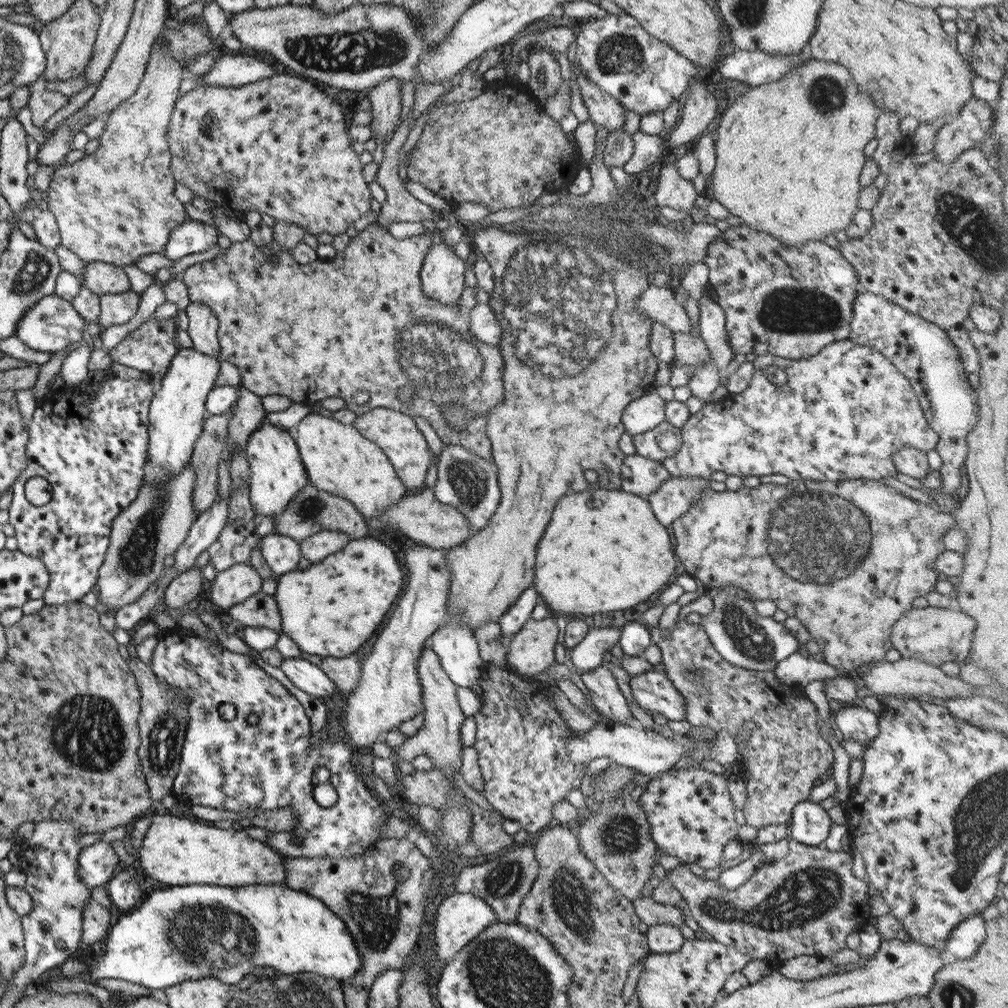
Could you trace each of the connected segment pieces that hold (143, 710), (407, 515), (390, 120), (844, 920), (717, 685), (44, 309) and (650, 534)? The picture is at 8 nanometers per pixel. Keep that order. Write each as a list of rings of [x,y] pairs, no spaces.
[[[127,657],[124,661],[134,675],[140,692],[139,712],[136,718],[140,743],[136,751],[140,757],[139,762],[150,799],[159,802],[167,792],[172,793],[172,782],[178,771],[180,750],[187,730],[188,698],[178,688],[170,688],[166,684],[156,682],[155,676],[148,673],[147,666],[137,657]]]
[[[433,486],[423,488],[416,494],[406,494],[397,503],[390,504],[383,510],[379,518],[366,520],[367,526],[375,530],[395,530],[397,534],[409,538],[413,543],[421,543],[434,549],[449,550],[454,546],[459,546],[466,542],[468,538],[474,536],[471,526],[467,524],[465,516],[459,514],[454,506],[439,503],[433,494]]]
[[[387,77],[372,87],[366,94],[371,104],[370,130],[373,131],[374,142],[379,143],[385,134],[392,132],[401,112],[399,88],[402,81],[395,77]]]
[[[788,840],[788,853],[776,861],[765,862],[747,882],[734,889],[723,889],[716,880],[705,880],[689,871],[685,863],[667,871],[666,879],[686,900],[689,913],[708,938],[736,949],[751,959],[774,963],[797,956],[821,956],[829,959],[831,953],[846,948],[845,938],[855,926],[869,918],[867,883],[851,873],[851,853],[827,850],[821,846],[805,846]]]
[[[700,593],[700,597],[698,597],[696,600],[693,600],[693,602],[687,604],[686,606],[681,606],[679,614],[675,619],[675,627],[673,627],[671,633],[659,632],[657,624],[656,626],[646,626],[650,632],[652,644],[657,645],[660,650],[661,662],[665,665],[663,674],[673,683],[673,686],[681,693],[681,696],[684,698],[684,701],[686,702],[684,719],[689,722],[690,726],[699,726],[699,728],[701,728],[701,726],[707,726],[707,728],[714,730],[715,733],[717,733],[719,730],[726,730],[733,739],[735,739],[735,736],[739,732],[738,730],[741,728],[743,722],[750,722],[751,725],[755,726],[749,732],[749,737],[747,737],[746,746],[744,747],[742,753],[740,753],[740,750],[737,746],[737,752],[742,758],[739,762],[739,765],[737,766],[737,769],[733,771],[733,774],[743,779],[746,788],[746,801],[744,804],[744,809],[741,811],[746,824],[755,827],[756,829],[769,825],[787,825],[789,823],[790,814],[793,810],[793,807],[798,802],[808,799],[811,788],[820,781],[823,774],[824,777],[827,775],[825,770],[830,768],[830,766],[832,766],[831,763],[833,762],[833,753],[829,744],[818,733],[815,707],[813,703],[811,703],[811,701],[809,701],[807,698],[803,699],[802,696],[804,693],[801,688],[802,686],[789,686],[782,684],[775,678],[773,671],[767,670],[757,672],[747,670],[743,667],[732,665],[724,658],[721,658],[719,653],[715,650],[715,647],[712,645],[712,642],[708,640],[708,636],[702,629],[702,626],[699,623],[687,623],[687,620],[685,620],[685,617],[691,613],[697,613],[699,616],[701,616],[701,618],[703,618],[703,616],[709,616],[709,613],[711,613],[711,600],[709,600],[709,597]]]
[[[55,293],[39,298],[18,320],[14,328],[14,336],[27,348],[37,352],[54,353],[63,351],[68,344],[75,344],[81,339],[81,328],[86,323],[77,314],[70,302],[59,298]]]
[[[589,489],[587,492],[581,490],[581,492],[577,492],[577,494],[562,495],[559,501],[554,504],[549,524],[547,524],[543,536],[541,536],[536,544],[532,587],[535,592],[537,592],[541,601],[546,604],[550,614],[558,617],[560,620],[562,617],[568,617],[570,614],[581,614],[589,617],[590,620],[599,620],[602,619],[607,612],[619,613],[622,610],[634,608],[636,604],[648,600],[651,594],[657,594],[659,590],[661,590],[663,584],[669,584],[678,572],[675,567],[673,553],[674,550],[669,543],[669,536],[666,528],[659,524],[654,518],[654,514],[645,498],[628,494],[623,490]]]

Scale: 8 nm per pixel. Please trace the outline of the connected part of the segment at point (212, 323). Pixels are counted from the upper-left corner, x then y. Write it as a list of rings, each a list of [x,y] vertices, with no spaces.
[[[190,302],[184,310],[188,318],[186,333],[192,340],[192,347],[203,354],[217,357],[220,350],[216,337],[216,316],[203,303]]]

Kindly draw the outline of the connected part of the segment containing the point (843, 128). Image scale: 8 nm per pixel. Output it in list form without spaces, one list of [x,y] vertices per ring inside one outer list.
[[[809,58],[795,65],[788,73],[773,82],[750,87],[743,95],[738,96],[731,104],[727,106],[719,116],[719,125],[714,131],[714,167],[707,180],[707,186],[711,188],[713,198],[722,204],[729,213],[741,219],[741,226],[748,226],[749,229],[755,229],[757,233],[763,233],[765,236],[777,240],[781,245],[789,247],[791,245],[799,246],[805,241],[821,241],[825,235],[833,235],[834,230],[841,230],[848,226],[851,216],[853,216],[857,207],[857,197],[861,186],[858,178],[865,164],[865,144],[874,138],[875,124],[880,114],[877,106],[868,97],[867,91],[860,91],[857,83],[851,80],[844,66],[840,64],[823,60]]]

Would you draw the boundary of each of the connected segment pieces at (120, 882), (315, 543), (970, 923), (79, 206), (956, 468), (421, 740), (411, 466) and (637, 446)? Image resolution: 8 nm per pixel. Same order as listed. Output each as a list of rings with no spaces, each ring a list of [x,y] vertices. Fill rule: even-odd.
[[[118,869],[106,882],[109,900],[123,913],[137,907],[145,896],[145,889],[137,882],[127,869]]]
[[[323,530],[300,541],[300,553],[310,563],[316,563],[341,550],[350,539],[343,532]]]
[[[981,913],[964,918],[949,934],[946,941],[946,951],[956,959],[967,959],[977,951],[986,937],[984,920]]]
[[[169,42],[155,44],[135,92],[105,115],[99,146],[71,165],[55,165],[47,187],[47,208],[58,226],[60,245],[79,259],[123,267],[134,264],[139,256],[160,253],[172,228],[185,222],[183,205],[174,195],[176,183],[170,171],[170,152],[166,137],[170,115],[179,92],[179,82],[186,76],[180,62],[171,58]]]
[[[860,289],[852,305],[852,317],[849,321],[848,339],[857,346],[870,346],[878,350],[885,358],[891,361],[899,372],[909,381],[919,404],[921,405],[927,424],[938,434],[935,452],[941,458],[941,466],[937,475],[941,487],[931,491],[936,498],[950,501],[950,496],[958,488],[961,480],[961,466],[967,455],[967,433],[973,428],[976,421],[976,392],[967,383],[966,372],[958,358],[956,348],[951,344],[943,329],[935,326],[919,315],[907,312],[903,307],[889,302],[885,297]]]
[[[426,644],[420,650],[416,662],[416,673],[421,685],[424,719],[421,728],[415,735],[407,737],[398,747],[394,748],[393,758],[396,762],[411,763],[417,755],[429,755],[434,760],[434,768],[445,776],[445,780],[452,782],[451,770],[453,768],[459,770],[460,754],[463,748],[459,739],[459,726],[464,720],[464,716],[457,705],[456,684],[453,684],[445,674],[439,657]]]
[[[373,407],[363,414],[356,415],[352,425],[359,434],[363,434],[363,438],[367,438],[369,442],[379,447],[403,487],[407,490],[423,487],[431,456],[423,435],[410,416],[396,410]]]
[[[664,420],[647,432],[633,434],[631,440],[634,455],[661,462],[663,458],[669,458],[676,453],[680,445],[680,427],[671,426]]]

